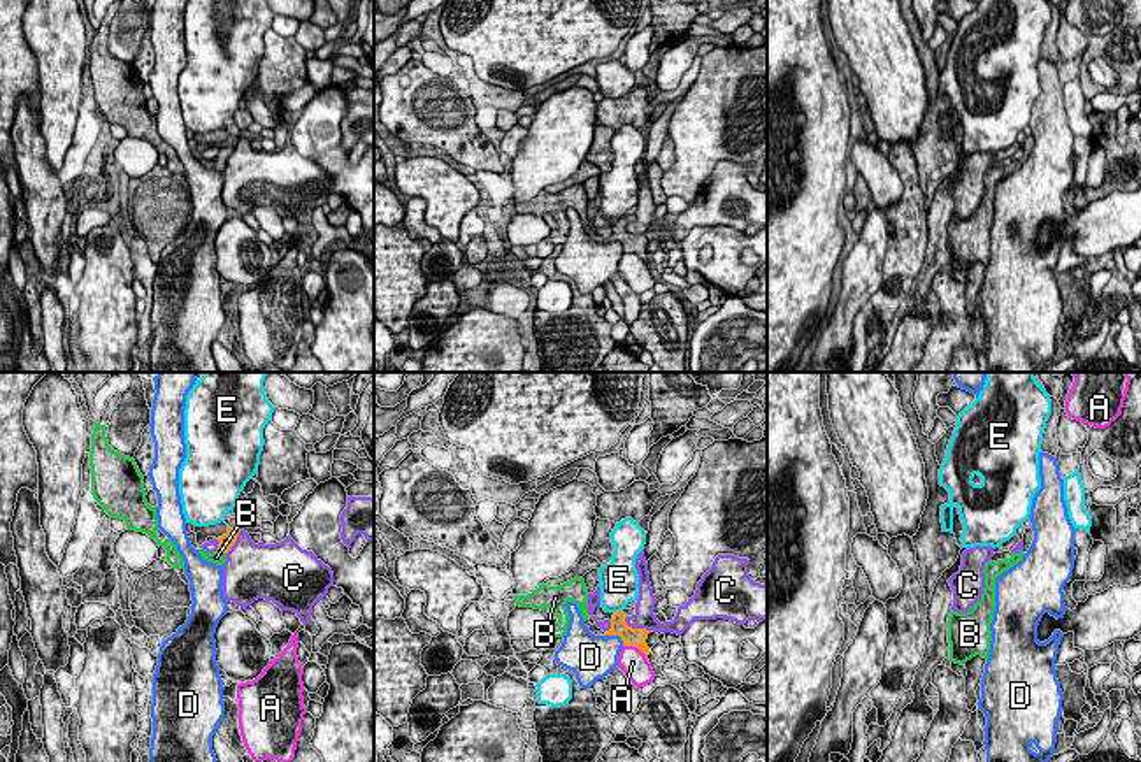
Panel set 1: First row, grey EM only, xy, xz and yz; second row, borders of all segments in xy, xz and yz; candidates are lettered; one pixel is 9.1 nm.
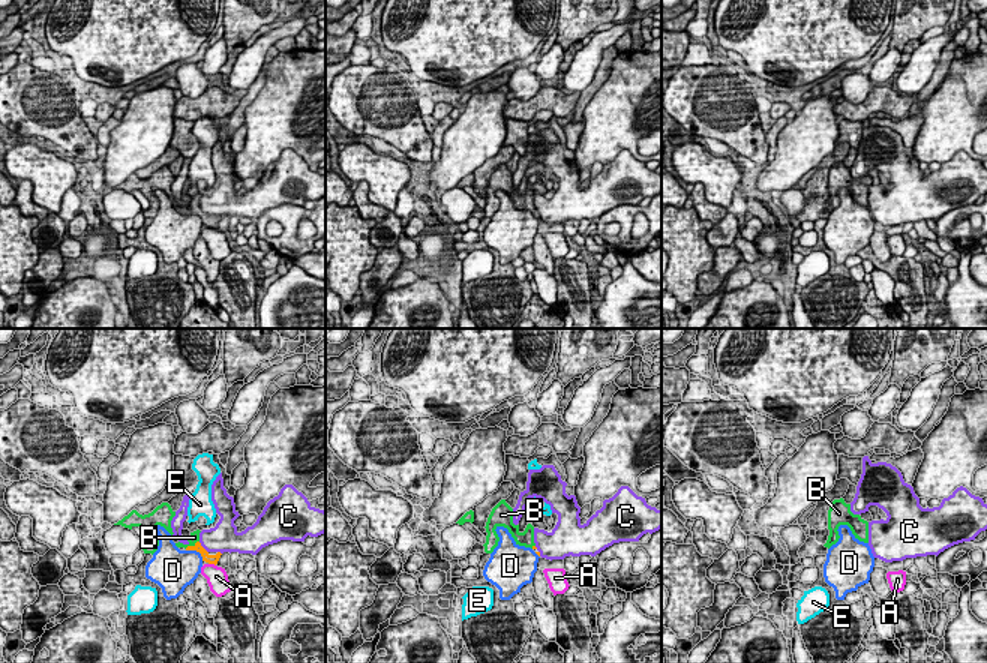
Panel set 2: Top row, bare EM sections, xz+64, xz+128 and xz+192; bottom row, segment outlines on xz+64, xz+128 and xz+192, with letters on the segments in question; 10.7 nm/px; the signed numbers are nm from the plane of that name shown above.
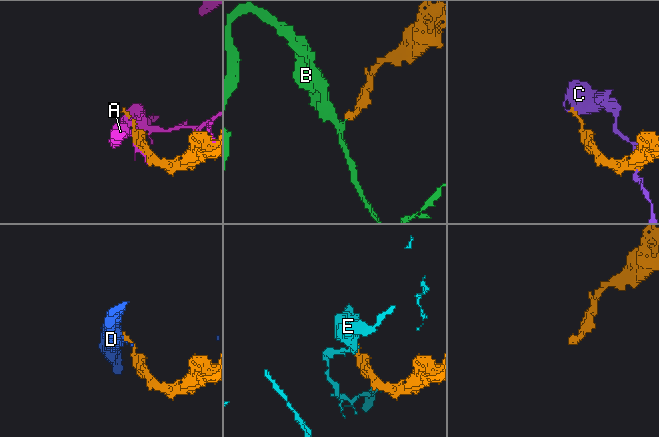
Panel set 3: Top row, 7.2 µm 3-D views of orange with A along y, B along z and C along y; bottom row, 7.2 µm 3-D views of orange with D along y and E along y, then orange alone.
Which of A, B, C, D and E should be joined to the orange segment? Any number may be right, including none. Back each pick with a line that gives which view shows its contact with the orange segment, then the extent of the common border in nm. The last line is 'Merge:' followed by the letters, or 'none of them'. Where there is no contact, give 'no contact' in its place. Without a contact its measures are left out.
B: xy | 100 nm
Merge: B

